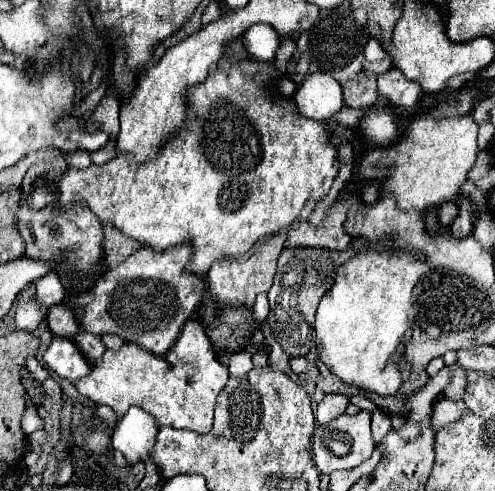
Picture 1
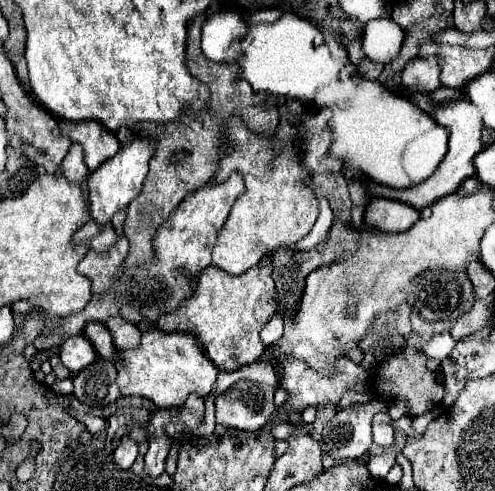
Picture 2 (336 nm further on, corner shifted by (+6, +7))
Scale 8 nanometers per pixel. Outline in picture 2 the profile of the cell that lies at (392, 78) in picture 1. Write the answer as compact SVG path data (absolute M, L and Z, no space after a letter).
M437 57L411 59L401 73L401 81L407 91L435 91L441 87Z

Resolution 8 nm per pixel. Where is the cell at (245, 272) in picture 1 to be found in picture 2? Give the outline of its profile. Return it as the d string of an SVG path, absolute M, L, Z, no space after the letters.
M271 261L255 265L237 277L209 265L199 275L195 295L183 301L175 313L161 317L157 327L165 333L179 331L195 335L219 371L237 371L243 365L255 363L265 351L265 345L259 341L259 331L275 315L277 305L273 303L273 293Z

